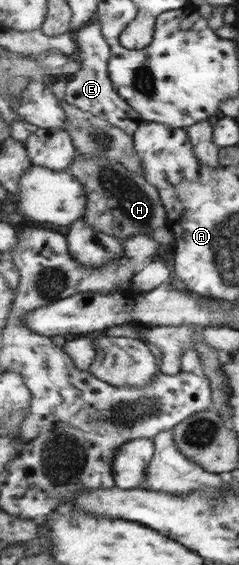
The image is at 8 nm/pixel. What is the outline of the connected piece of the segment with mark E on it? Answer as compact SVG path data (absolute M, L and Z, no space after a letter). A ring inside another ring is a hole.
M98 17L92 18L88 25L84 25L74 34L77 42L77 53L81 59L82 69L74 73L66 83L64 99L70 104L88 111L116 127L134 135L136 130L146 121L114 88L109 74L109 59L112 57L110 44L104 38L102 22Z

